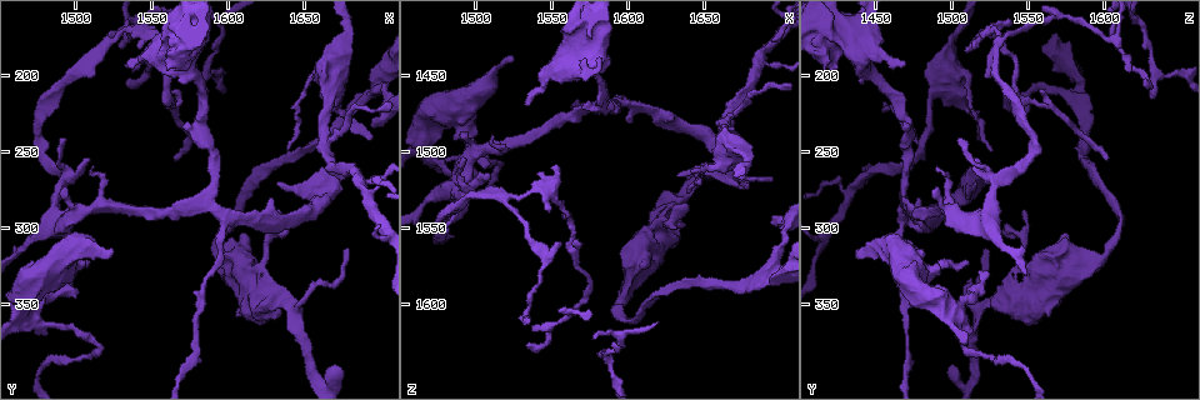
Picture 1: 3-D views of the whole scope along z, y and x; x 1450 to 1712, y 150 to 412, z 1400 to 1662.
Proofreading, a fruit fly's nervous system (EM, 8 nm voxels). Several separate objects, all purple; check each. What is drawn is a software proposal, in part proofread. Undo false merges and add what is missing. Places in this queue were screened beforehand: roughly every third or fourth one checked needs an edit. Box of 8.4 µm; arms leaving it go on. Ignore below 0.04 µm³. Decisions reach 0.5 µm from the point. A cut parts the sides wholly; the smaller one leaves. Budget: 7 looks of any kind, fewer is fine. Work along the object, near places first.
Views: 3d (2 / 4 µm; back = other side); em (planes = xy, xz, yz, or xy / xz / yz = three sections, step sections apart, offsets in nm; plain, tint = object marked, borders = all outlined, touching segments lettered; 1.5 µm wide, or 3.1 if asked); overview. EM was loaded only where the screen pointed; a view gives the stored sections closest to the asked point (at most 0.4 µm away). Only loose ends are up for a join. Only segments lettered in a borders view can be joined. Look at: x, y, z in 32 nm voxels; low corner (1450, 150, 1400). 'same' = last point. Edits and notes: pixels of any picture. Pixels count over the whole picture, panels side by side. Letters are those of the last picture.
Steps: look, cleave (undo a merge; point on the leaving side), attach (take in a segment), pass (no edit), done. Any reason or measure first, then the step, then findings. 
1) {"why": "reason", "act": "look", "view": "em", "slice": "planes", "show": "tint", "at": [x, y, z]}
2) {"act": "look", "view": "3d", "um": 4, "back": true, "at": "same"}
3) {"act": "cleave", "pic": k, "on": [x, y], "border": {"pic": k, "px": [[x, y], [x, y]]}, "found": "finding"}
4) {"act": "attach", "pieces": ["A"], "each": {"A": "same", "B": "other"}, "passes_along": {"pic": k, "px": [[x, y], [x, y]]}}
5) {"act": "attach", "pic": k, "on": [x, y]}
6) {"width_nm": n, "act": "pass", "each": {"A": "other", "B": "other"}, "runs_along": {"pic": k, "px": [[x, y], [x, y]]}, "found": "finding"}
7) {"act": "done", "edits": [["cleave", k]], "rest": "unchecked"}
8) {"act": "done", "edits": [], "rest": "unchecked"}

{"why": "branch stops here", "act": "look", "view": "em", "slice": "xz", "step": 4, "show": "tint", "at": [1566, 194, 1424]}

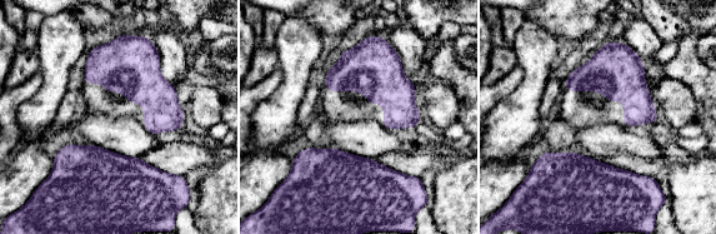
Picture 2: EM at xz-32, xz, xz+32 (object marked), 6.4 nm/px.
{"act": "look", "view": "em", "slice": "planes", "show": "borders", "at": "same"}

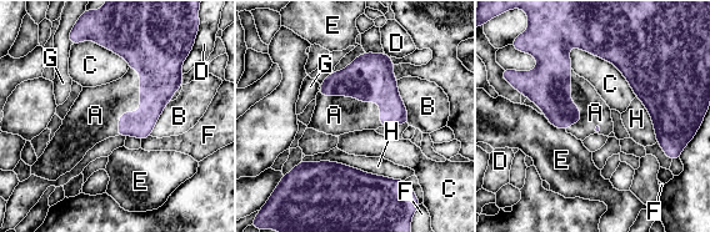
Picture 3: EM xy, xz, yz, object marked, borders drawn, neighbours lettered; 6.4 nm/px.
{"act": "attach", "pic": 3, "on": [101, 106], "each": {"A": "same", "B": "other", "C": "other", "D": "other", "E": "other", "F": "other", "G": "other", "H": "other"}, "found": "it goes on there"}

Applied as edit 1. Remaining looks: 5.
{"why": "sharp bend", "act": "look", "view": "em", "slice": "planes", "show": "plain", "at": [1492, 266, 1528]}

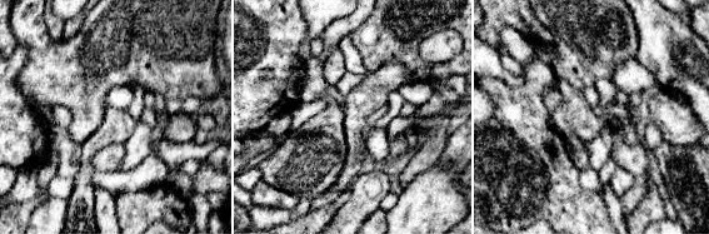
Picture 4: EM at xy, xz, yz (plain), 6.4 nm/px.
{"why": "see the neighbours", "act": "look", "view": "em", "slice": "planes", "show": "borders", "at": "same"}

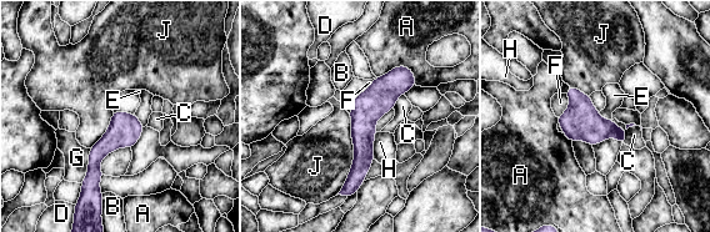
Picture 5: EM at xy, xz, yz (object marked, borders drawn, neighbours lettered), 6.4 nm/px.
{"longest_contact_nm": ["J", 550], "act": "pass", "each": {"A": "other", "B": "other", "C": "other", "D": "other", "E": "other", "F": "other", "G": "other", "H": "other", "J": "other"}, "runs_along": {"pic": 5, "px": [[403, 69], [364, 114], [344, 192]]}, "found": "one neuron here"}

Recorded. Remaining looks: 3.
{"act": "done", "edits": [["attach", 3]], "rest": "unchecked"}

